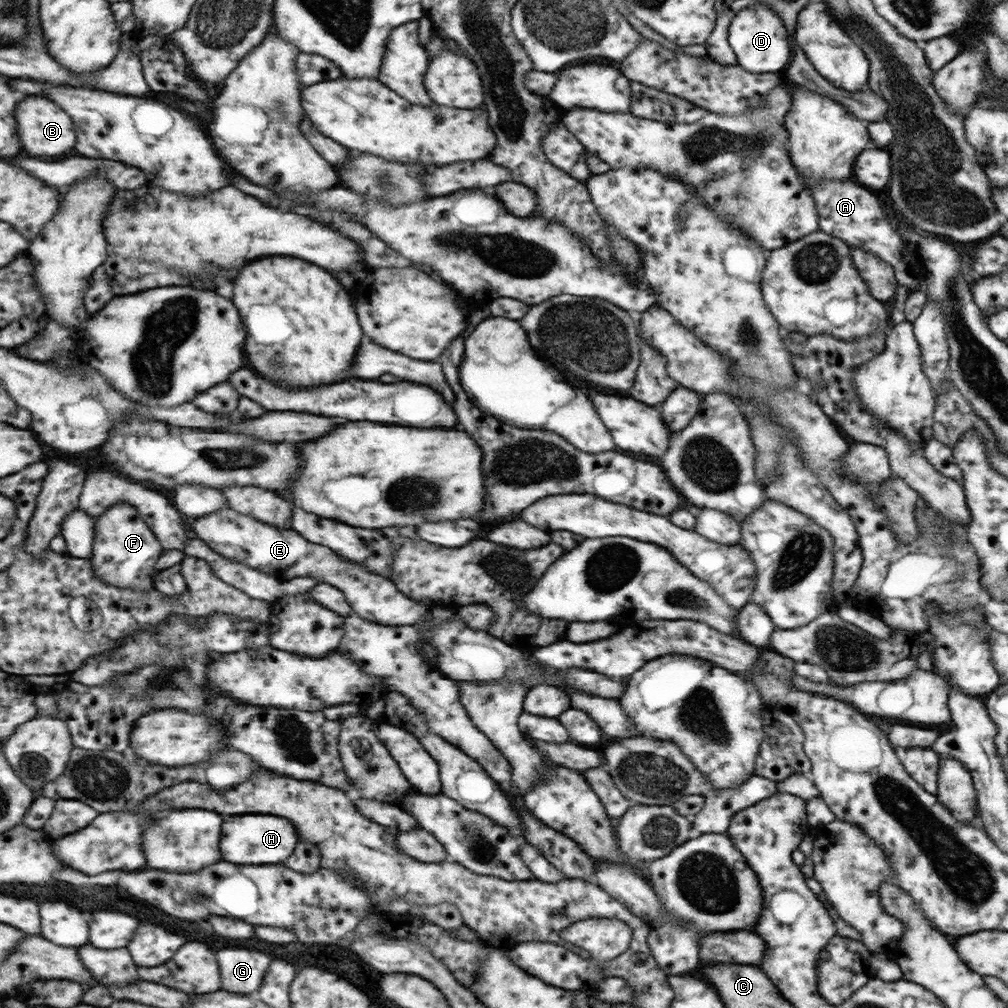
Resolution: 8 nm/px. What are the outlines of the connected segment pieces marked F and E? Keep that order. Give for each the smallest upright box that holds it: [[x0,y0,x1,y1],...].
[[91,502,164,590],[193,507,431,625]]

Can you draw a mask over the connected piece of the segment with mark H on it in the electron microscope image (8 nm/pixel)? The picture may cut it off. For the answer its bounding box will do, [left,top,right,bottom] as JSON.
[221,816,301,864]

